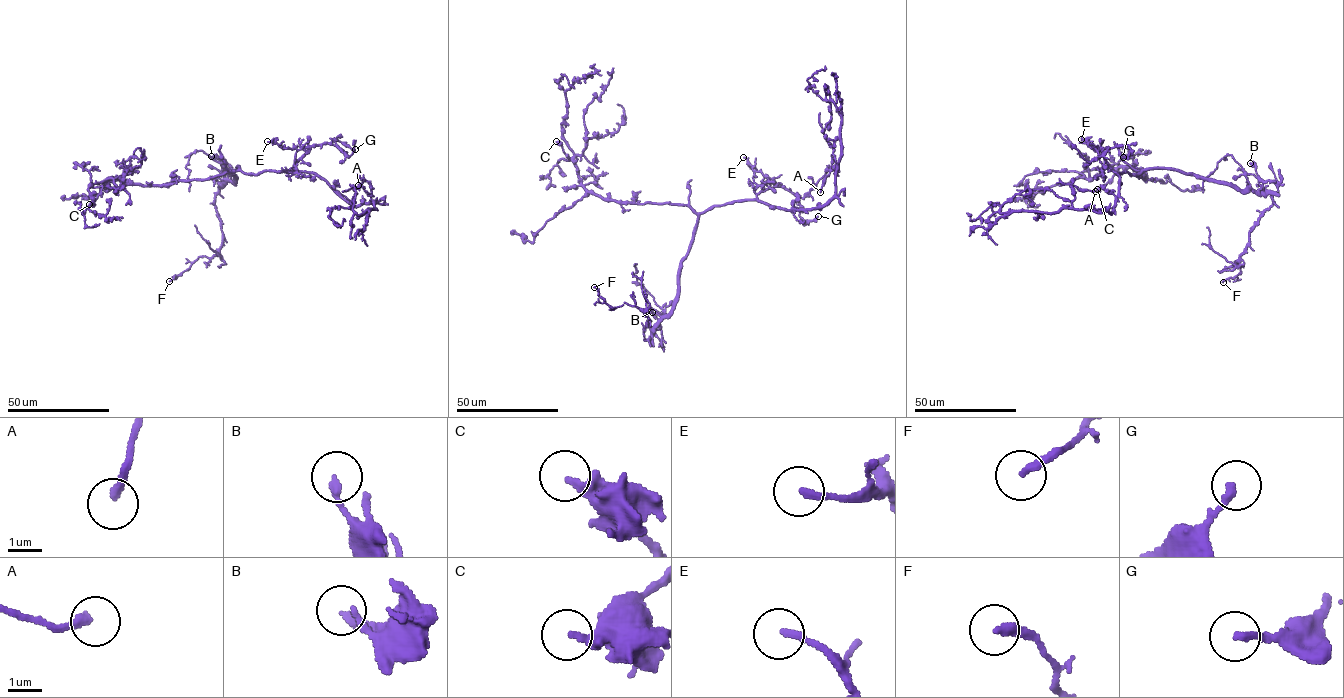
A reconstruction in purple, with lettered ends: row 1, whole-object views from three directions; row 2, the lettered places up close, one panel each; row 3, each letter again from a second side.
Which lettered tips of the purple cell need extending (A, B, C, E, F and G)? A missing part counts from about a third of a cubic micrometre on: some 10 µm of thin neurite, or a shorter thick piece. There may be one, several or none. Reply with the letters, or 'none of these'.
none of these

